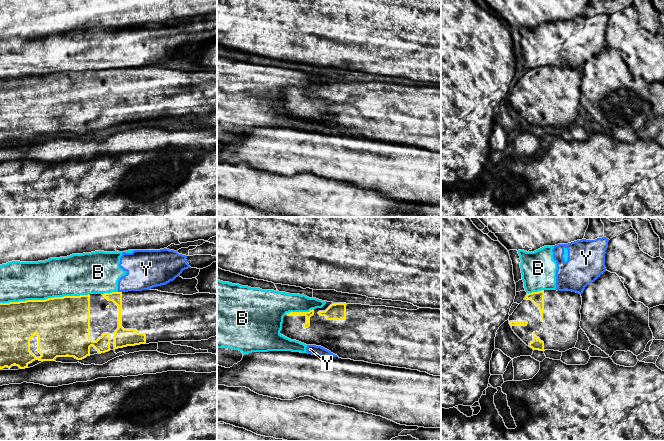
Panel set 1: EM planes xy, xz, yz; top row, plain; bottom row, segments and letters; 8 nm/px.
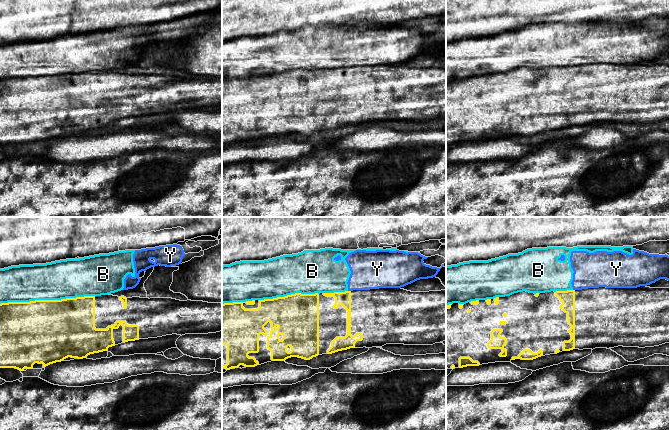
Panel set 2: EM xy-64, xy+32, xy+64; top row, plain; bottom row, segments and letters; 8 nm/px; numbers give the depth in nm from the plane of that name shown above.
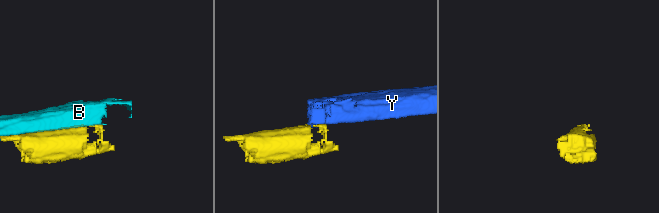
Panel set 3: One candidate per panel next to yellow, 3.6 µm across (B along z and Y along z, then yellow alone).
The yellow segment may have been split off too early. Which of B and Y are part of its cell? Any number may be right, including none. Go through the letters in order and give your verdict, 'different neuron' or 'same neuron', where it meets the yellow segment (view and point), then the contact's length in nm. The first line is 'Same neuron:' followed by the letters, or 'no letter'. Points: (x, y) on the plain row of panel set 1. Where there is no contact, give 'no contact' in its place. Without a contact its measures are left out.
Same neuron: no letter
B: different neuron; contact xy (45, 75); length 700 nm
Y: different neuron; contact xy (120, 68); length 30 nm

